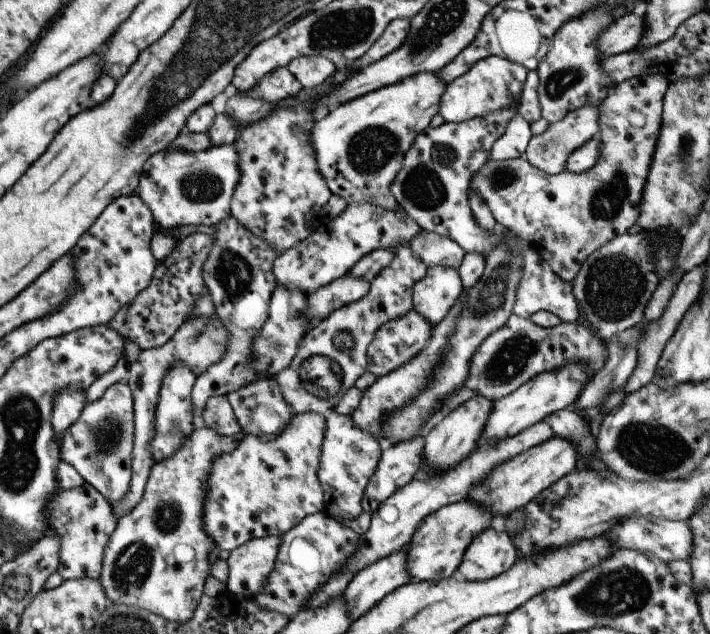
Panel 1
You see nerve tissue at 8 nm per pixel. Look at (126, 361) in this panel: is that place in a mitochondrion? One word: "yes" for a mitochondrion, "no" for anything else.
no

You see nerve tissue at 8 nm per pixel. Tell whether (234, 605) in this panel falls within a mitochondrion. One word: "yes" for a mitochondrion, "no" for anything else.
no

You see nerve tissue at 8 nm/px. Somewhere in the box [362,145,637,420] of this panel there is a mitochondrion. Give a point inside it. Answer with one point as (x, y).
(514, 355)

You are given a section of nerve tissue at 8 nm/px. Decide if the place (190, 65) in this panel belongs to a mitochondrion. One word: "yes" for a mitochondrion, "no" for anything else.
yes

